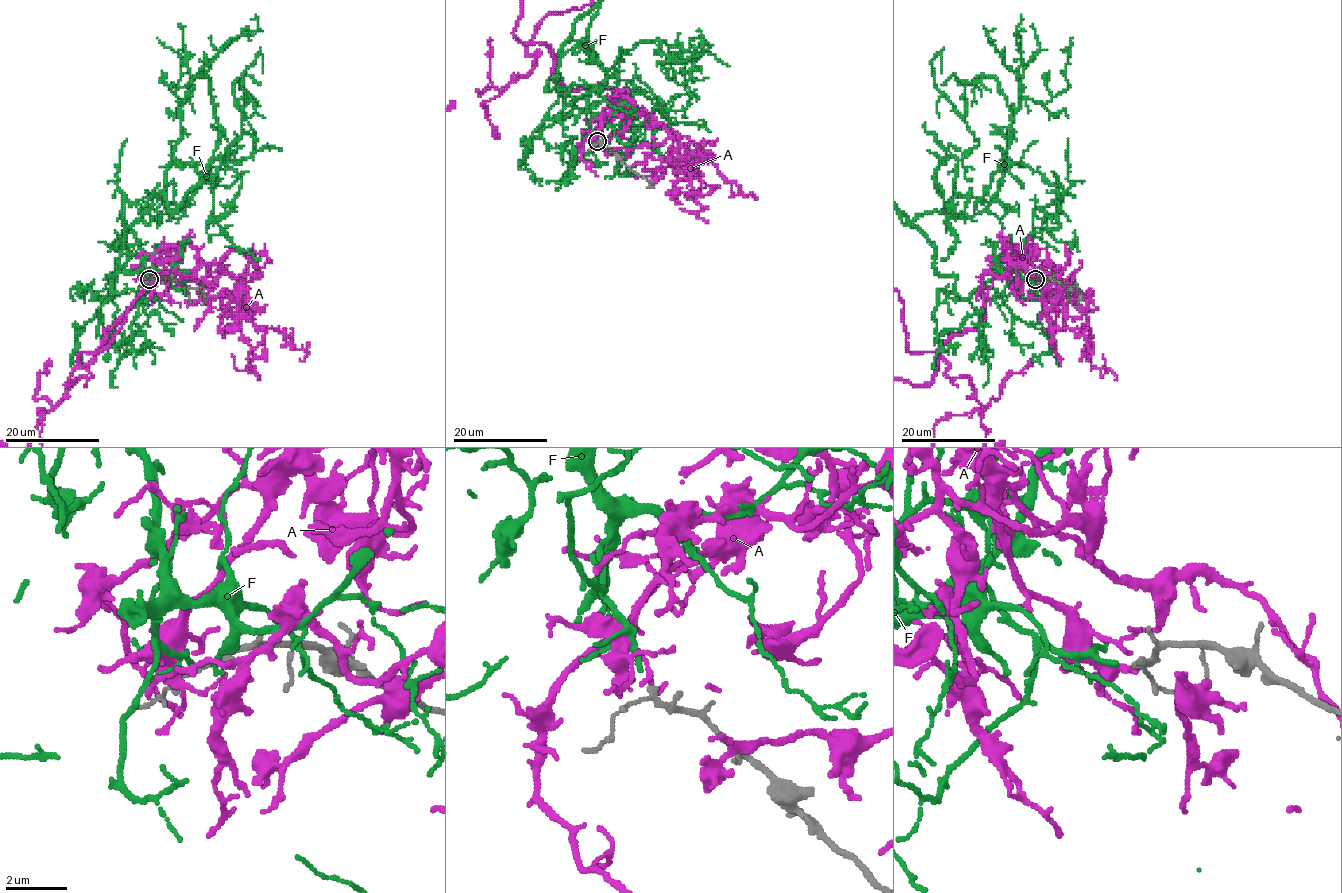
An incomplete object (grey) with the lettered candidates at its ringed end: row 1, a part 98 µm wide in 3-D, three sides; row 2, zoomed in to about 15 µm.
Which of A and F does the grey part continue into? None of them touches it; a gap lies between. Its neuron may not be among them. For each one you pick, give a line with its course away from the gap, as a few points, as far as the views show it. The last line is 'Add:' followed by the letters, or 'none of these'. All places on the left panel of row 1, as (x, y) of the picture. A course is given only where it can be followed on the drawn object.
Add: F

